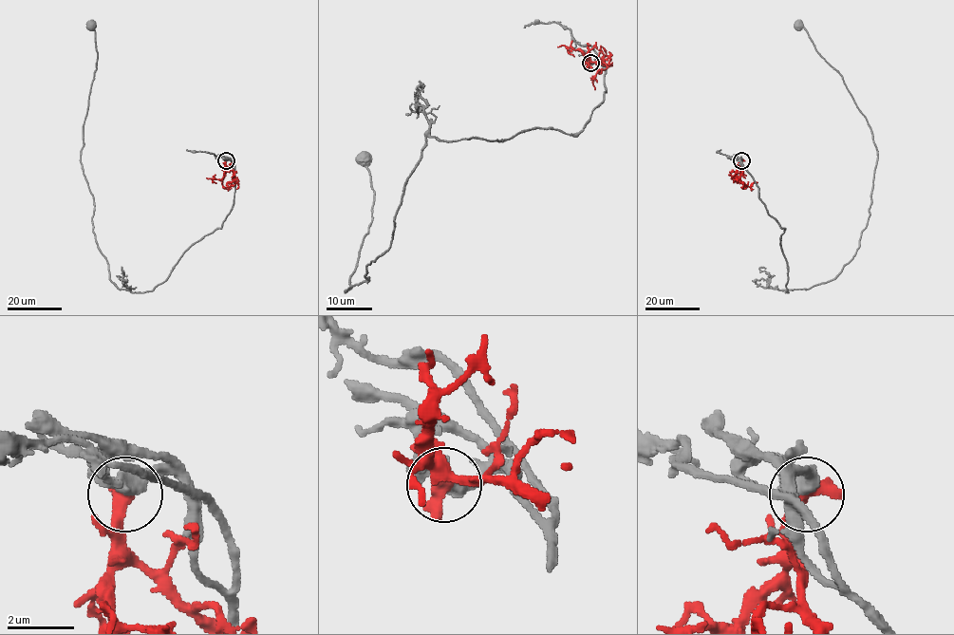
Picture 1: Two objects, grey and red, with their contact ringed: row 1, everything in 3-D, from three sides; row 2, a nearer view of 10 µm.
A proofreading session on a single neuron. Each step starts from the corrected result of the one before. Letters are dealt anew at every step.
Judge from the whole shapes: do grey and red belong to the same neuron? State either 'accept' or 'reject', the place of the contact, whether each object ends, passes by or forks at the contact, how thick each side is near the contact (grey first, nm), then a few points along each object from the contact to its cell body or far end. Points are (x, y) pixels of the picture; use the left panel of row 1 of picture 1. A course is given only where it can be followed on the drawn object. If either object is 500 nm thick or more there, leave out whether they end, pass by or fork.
reject | (226, 160) | 440/550 nm | grey via (226, 160), (234, 196), (222, 226), (151, 290), (120, 289), (93, 232), (81, 161), (96, 69), (89, 22) | red via (226, 160), (225, 165), (233, 174), (235, 183), (229, 186), (229, 182)

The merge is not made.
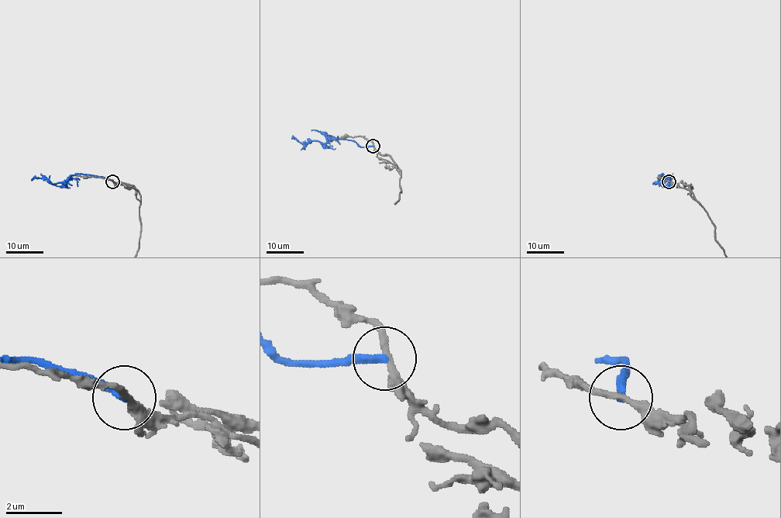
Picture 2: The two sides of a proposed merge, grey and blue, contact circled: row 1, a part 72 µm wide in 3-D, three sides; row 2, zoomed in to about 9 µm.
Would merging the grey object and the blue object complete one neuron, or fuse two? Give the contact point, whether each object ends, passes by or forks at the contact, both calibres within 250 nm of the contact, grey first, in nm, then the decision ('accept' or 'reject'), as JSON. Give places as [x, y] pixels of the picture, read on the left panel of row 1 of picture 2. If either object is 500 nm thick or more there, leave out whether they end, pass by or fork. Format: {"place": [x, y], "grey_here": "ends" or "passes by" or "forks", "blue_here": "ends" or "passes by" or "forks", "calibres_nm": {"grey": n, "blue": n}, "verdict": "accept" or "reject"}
{"place": [112, 181], "grey_here": "passes by", "blue_here": "ends", "calibres_nm": {"grey": 240, "blue": 260}, "verdict": "reject"}

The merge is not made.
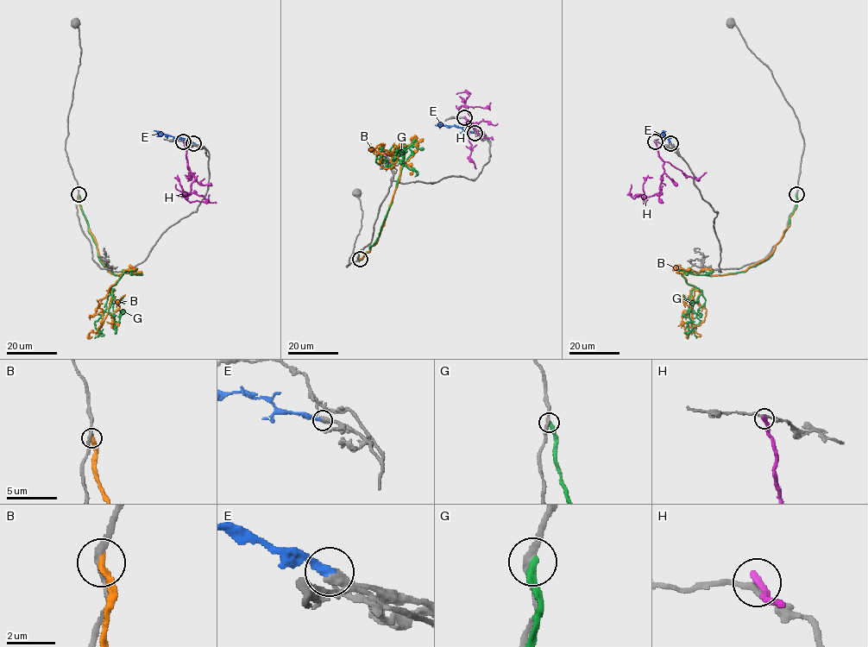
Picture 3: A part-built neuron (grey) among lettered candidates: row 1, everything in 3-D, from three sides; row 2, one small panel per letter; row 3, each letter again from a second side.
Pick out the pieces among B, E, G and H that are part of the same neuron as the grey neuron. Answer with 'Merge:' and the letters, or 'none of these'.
Merge: E

